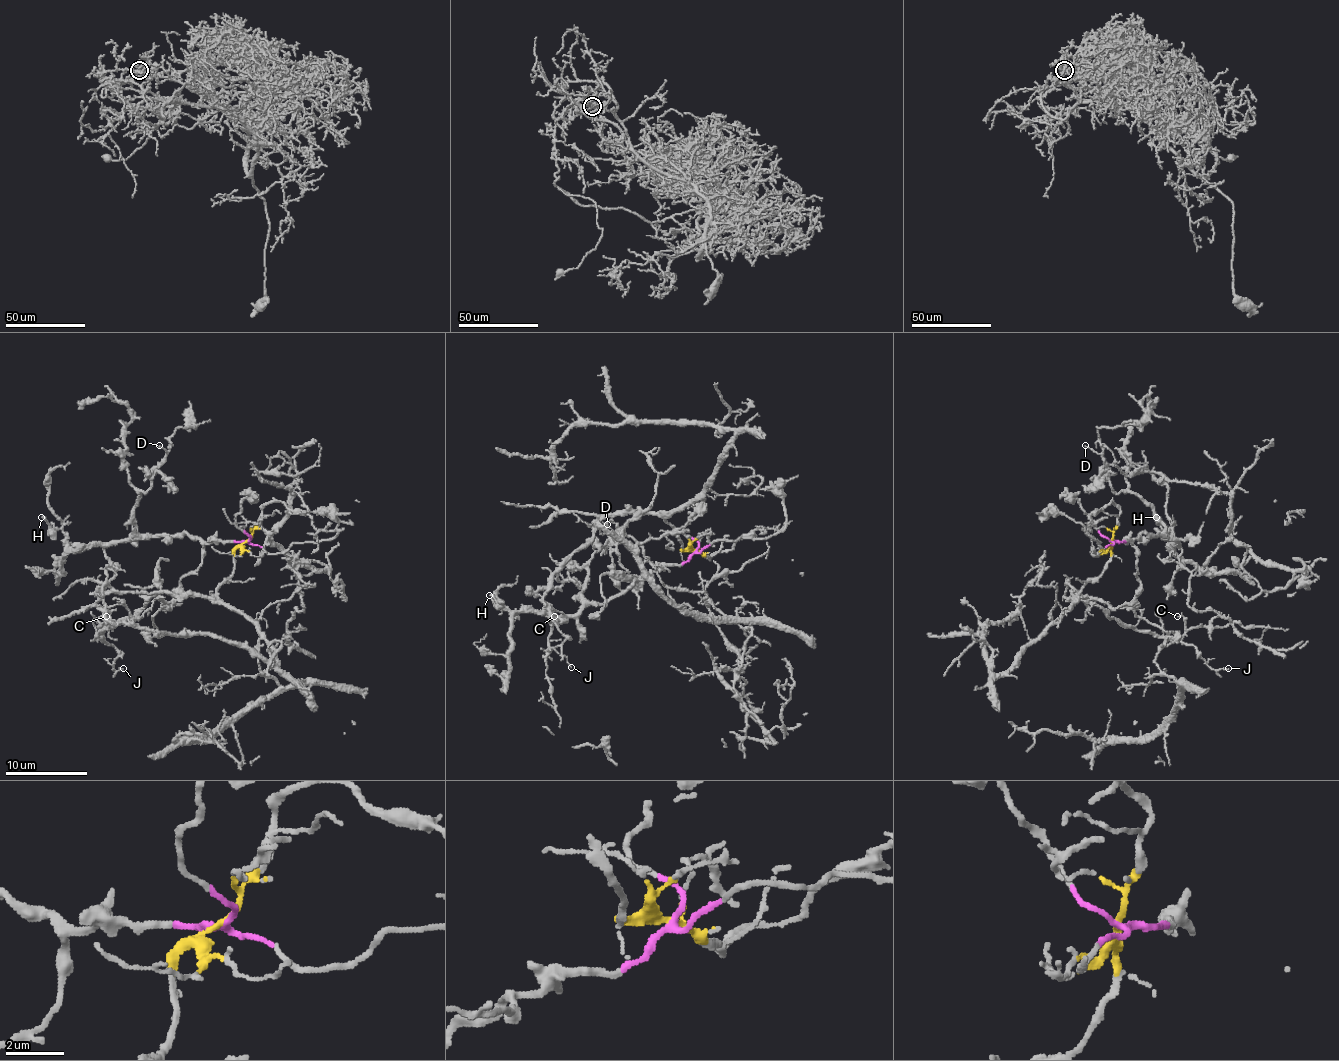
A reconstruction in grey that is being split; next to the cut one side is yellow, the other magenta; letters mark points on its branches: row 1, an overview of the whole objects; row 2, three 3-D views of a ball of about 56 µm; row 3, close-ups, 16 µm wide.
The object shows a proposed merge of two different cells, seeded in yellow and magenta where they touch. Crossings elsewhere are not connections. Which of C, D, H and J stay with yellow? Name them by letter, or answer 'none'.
C, J

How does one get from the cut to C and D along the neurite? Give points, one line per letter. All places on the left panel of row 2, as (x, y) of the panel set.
C: (246, 541), (234, 551), (232, 575), (214, 594), (155, 594), (130, 618), (96, 636), (102, 638), (106, 616)
D: (246, 541), (139, 532), (135, 508), (167, 453), (159, 445)

